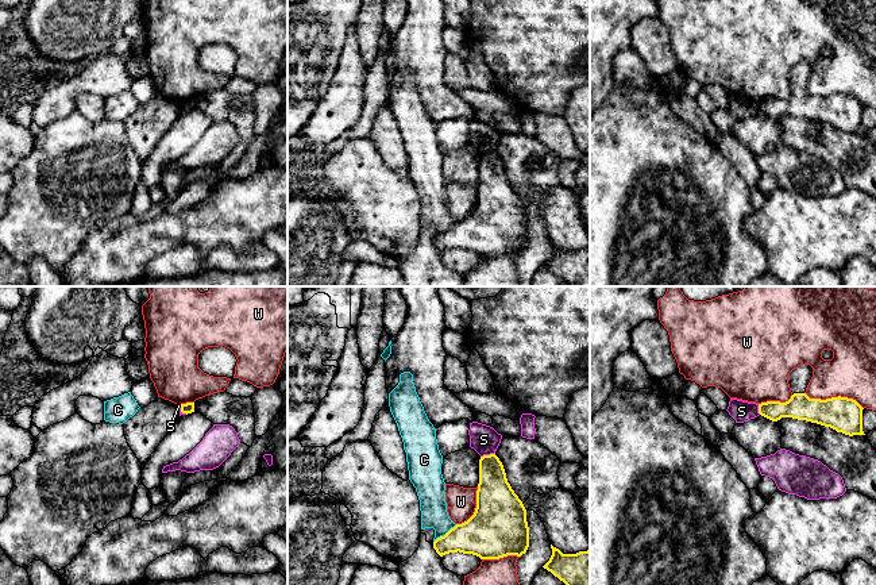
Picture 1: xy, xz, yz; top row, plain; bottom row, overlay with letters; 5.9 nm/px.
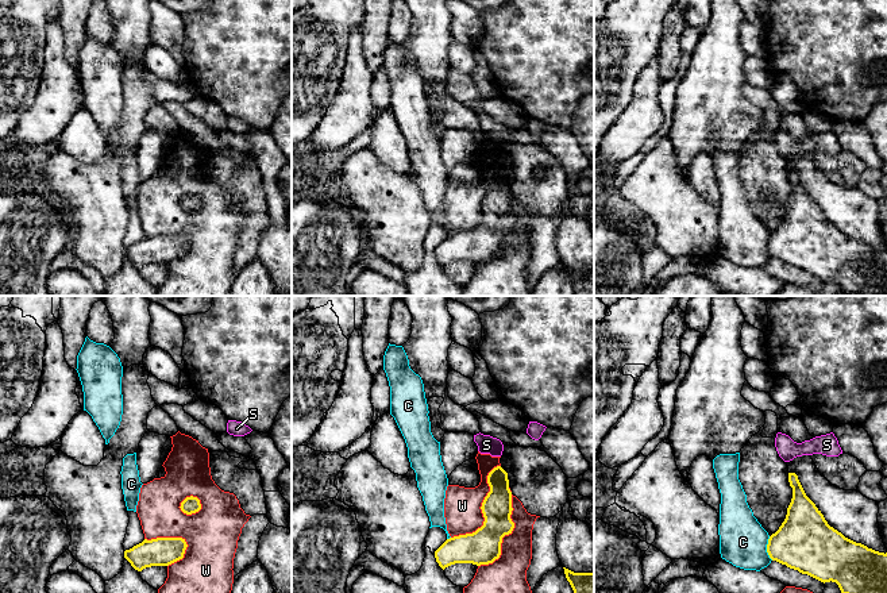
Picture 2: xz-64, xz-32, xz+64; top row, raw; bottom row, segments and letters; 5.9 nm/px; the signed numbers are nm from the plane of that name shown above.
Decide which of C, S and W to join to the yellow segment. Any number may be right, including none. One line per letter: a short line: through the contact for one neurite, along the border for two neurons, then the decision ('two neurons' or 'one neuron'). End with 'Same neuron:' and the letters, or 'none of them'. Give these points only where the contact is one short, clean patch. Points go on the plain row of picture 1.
C: two neurons
S: two neurons
W: two neurons
Same neuron: none of them

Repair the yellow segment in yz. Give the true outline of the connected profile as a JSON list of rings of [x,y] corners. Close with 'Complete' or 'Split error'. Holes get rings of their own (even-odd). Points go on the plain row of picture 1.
[[[794,91],[786,100],[759,101],[759,111],[772,119],[792,115],[830,124],[845,132],[865,132],[863,128],[863,104],[853,96],[810,96],[806,91]]]. Complete

